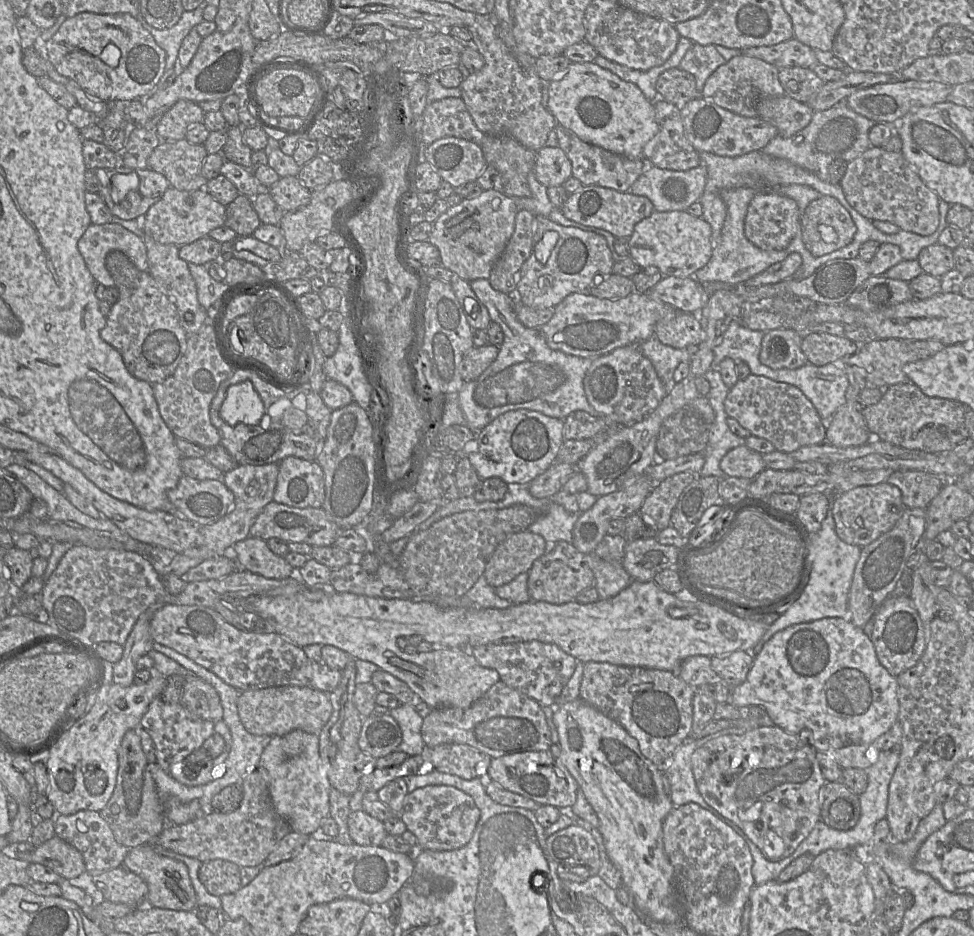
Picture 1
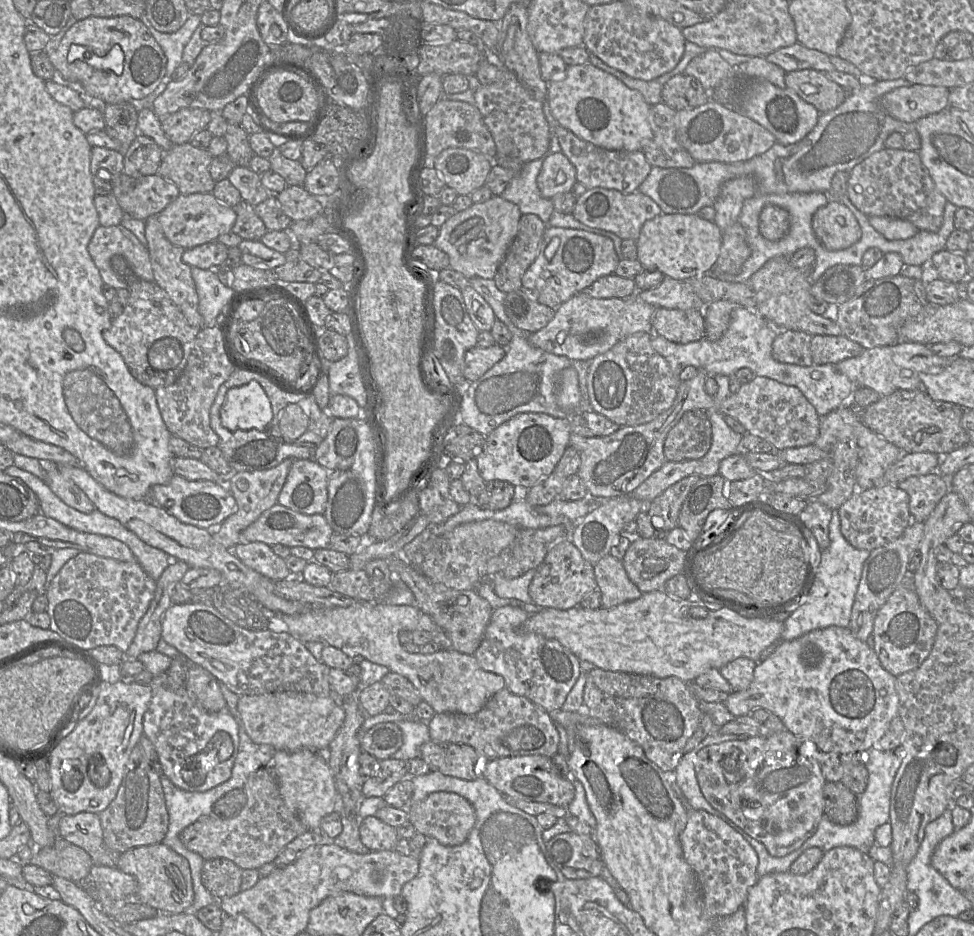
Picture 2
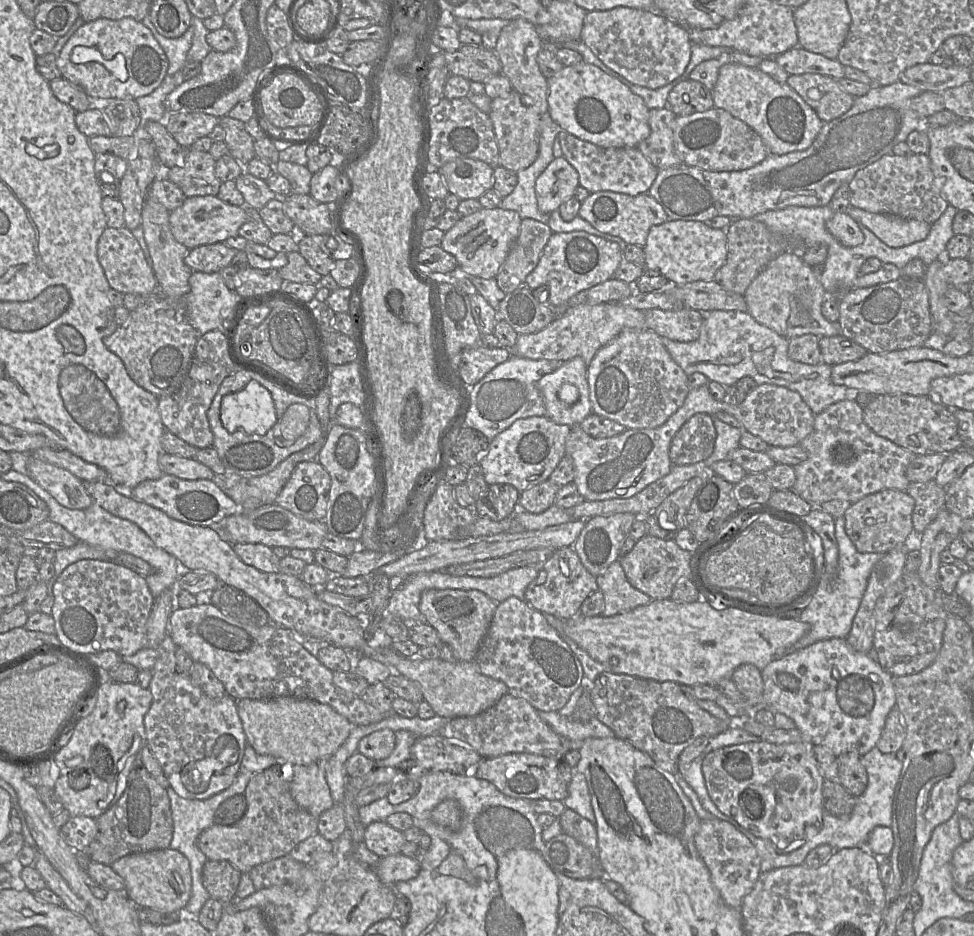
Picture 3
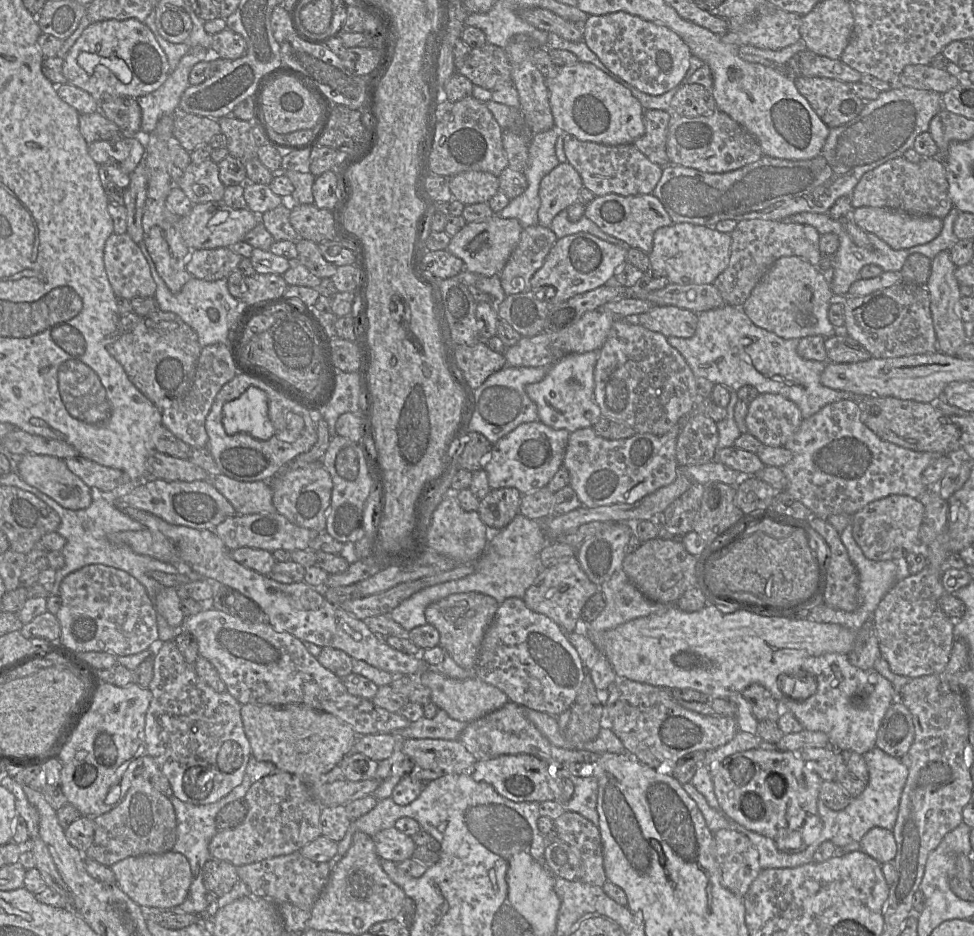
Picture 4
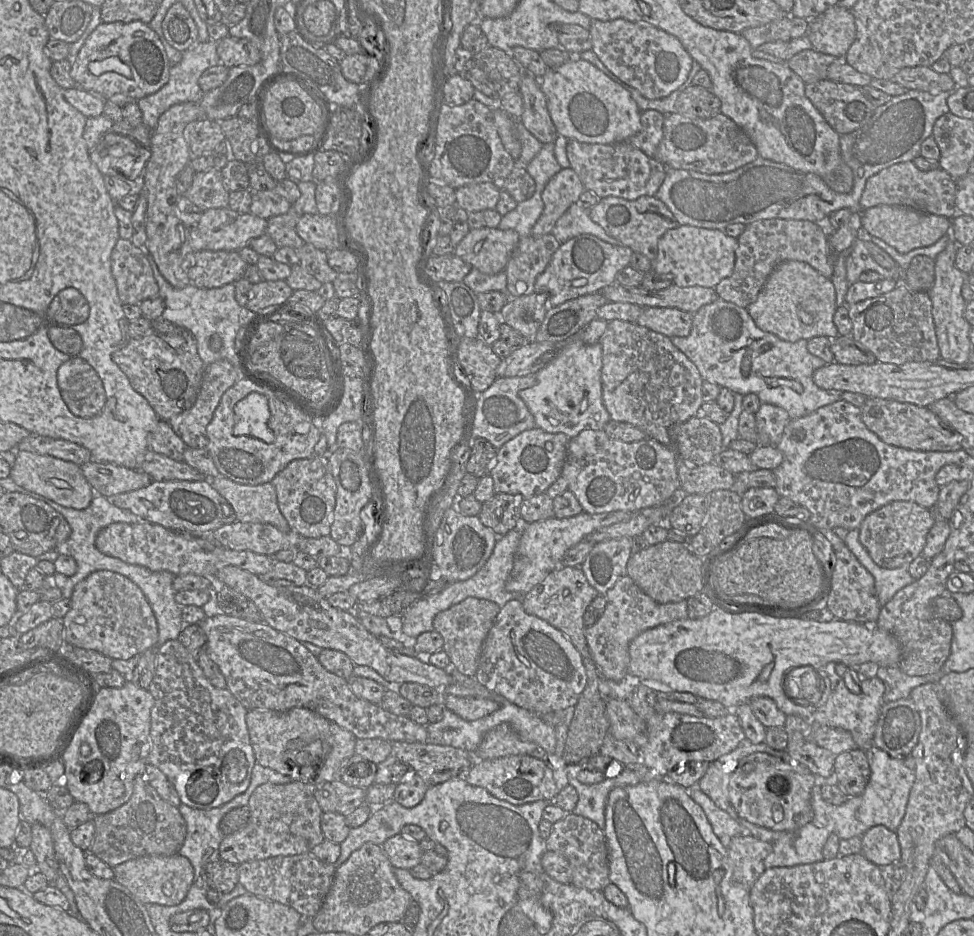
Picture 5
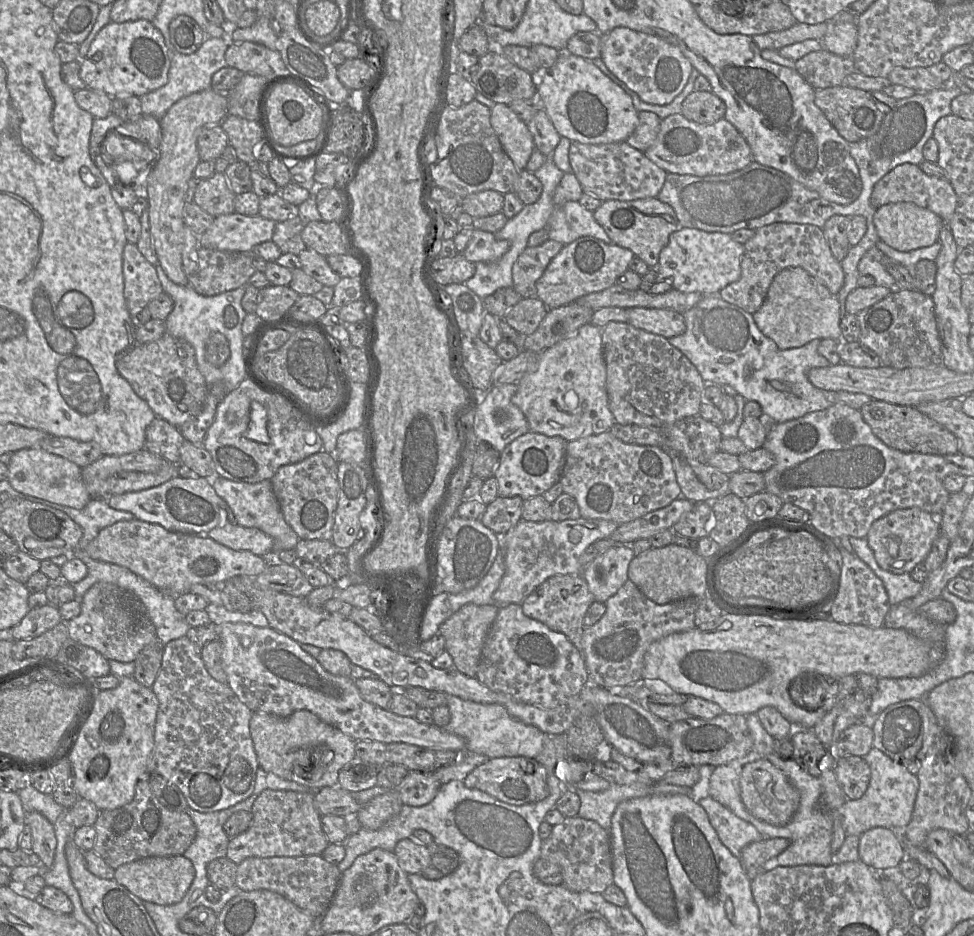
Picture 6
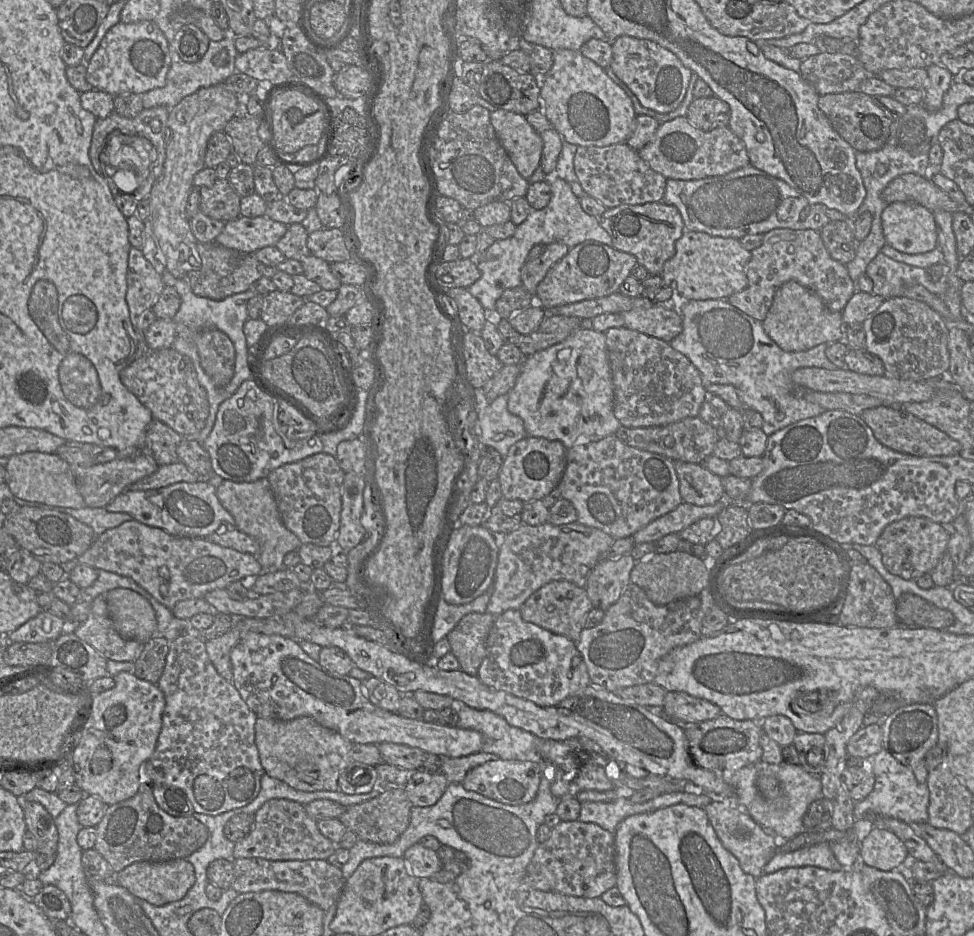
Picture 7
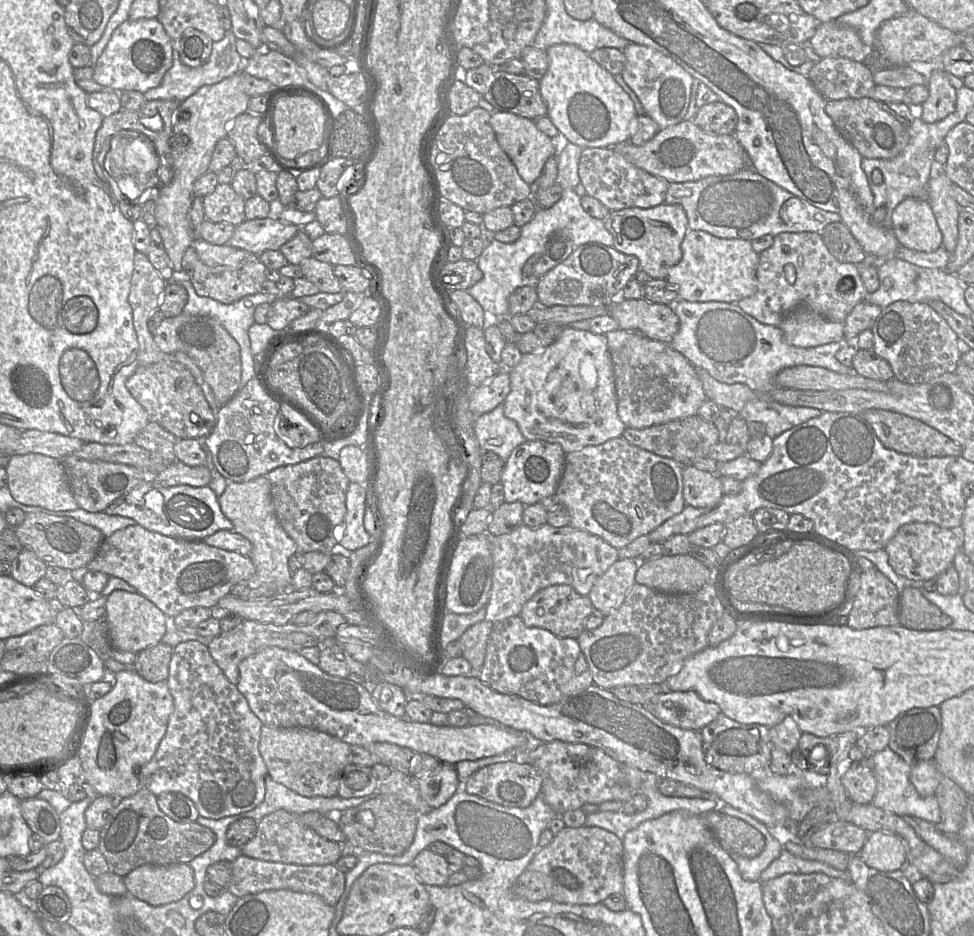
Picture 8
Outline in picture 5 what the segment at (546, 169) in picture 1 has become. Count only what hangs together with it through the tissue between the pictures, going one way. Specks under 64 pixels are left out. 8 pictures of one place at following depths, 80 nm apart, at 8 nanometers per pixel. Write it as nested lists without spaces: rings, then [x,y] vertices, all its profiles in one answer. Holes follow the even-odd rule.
[[[562,168],[546,184],[542,192],[543,211],[531,230],[533,237],[552,232],[557,220],[586,190],[574,170]]]

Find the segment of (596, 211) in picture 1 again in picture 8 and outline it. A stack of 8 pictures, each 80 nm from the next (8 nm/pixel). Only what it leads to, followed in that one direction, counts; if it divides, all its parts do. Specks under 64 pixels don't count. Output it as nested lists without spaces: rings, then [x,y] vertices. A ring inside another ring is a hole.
[[[662,203],[650,208],[610,211],[603,221],[614,238],[613,247],[621,253],[637,257],[640,269],[652,279],[666,279],[669,269],[682,259],[681,243],[689,227],[686,212],[679,204]]]

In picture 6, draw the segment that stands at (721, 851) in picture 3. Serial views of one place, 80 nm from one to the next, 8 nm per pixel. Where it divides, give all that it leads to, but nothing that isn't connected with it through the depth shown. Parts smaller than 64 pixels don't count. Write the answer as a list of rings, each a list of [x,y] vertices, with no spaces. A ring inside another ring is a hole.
[[[784,838],[762,839],[744,847],[739,860],[746,874],[752,879],[763,871],[766,861],[782,853],[789,844]]]

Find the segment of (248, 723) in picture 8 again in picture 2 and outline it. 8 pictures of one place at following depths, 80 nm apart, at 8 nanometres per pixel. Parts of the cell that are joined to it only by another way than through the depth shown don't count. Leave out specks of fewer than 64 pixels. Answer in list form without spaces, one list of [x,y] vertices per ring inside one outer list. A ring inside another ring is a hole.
[[[166,672],[155,675],[149,684],[152,699],[144,714],[143,731],[155,746],[163,773],[179,788],[204,792],[228,780],[239,749],[239,726],[226,707],[217,713],[201,709],[188,695],[186,688],[173,690]]]

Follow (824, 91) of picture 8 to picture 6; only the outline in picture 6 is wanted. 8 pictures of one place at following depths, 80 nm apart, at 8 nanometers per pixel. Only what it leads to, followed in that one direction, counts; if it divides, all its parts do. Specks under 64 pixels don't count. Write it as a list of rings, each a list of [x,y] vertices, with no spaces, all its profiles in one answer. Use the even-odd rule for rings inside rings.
[[[825,49],[796,60],[794,69],[815,90],[842,86],[845,77],[856,71],[851,56],[840,56]]]

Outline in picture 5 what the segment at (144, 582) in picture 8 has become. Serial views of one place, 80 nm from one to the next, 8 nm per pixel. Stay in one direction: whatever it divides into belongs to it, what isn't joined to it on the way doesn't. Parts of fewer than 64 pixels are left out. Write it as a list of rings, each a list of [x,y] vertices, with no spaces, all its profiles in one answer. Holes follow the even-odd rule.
[[[140,521],[139,523],[112,523],[101,529],[96,536],[96,548],[103,554],[118,558],[126,563],[140,565],[152,571],[169,571],[175,576],[195,574],[203,577],[214,577],[216,572],[225,566],[237,566],[255,575],[263,575],[273,568],[274,558],[244,550],[235,551],[223,546],[217,546],[212,551],[205,550],[195,536],[185,535],[182,532],[169,530],[159,524]]]

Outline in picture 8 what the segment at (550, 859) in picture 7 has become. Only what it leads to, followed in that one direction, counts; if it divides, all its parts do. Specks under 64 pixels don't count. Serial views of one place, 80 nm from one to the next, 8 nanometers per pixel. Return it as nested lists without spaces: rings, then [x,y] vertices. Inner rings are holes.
[[[594,826],[564,827],[553,840],[538,850],[527,869],[544,875],[549,882],[549,899],[565,904],[602,903],[609,895],[623,893],[623,842],[617,835]]]

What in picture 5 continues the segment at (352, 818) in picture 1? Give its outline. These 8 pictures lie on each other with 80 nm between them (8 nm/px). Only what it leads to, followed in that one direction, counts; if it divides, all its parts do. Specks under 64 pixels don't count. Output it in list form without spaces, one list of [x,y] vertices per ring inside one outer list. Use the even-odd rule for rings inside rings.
[[[399,833],[388,838],[381,846],[395,868],[410,870],[421,862],[423,851],[418,842]]]

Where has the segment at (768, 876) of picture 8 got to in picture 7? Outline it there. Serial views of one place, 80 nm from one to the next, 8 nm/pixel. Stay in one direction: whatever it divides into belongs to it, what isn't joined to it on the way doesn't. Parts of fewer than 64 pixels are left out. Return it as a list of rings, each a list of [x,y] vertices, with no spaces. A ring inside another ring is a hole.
[[[819,843],[791,852],[778,851],[765,865],[764,874],[774,873],[784,868],[814,866],[830,871],[840,871],[843,866],[836,860],[831,844]]]

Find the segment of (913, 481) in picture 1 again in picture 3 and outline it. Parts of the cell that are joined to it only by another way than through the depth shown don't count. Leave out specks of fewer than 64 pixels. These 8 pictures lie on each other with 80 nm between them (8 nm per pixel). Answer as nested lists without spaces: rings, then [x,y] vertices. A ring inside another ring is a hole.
[[[931,480],[910,482],[906,493],[914,499],[912,524],[915,533],[921,535],[938,513],[945,508],[946,490],[939,486],[935,480]]]

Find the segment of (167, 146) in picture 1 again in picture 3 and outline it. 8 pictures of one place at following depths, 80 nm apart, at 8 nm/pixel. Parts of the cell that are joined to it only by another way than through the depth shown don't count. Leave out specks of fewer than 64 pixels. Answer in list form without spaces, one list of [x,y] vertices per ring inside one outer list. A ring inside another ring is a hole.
[[[185,149],[184,164],[164,170],[160,176],[177,185],[186,198],[217,196],[222,182],[215,175],[216,160],[209,152]]]

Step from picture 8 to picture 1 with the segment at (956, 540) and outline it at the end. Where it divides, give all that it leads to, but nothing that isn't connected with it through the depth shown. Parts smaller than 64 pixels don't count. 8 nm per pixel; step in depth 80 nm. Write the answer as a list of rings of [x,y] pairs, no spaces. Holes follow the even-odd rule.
[[[882,482],[856,486],[832,497],[832,514],[838,537],[847,544],[864,547],[889,531],[906,507],[901,491],[894,485]]]

